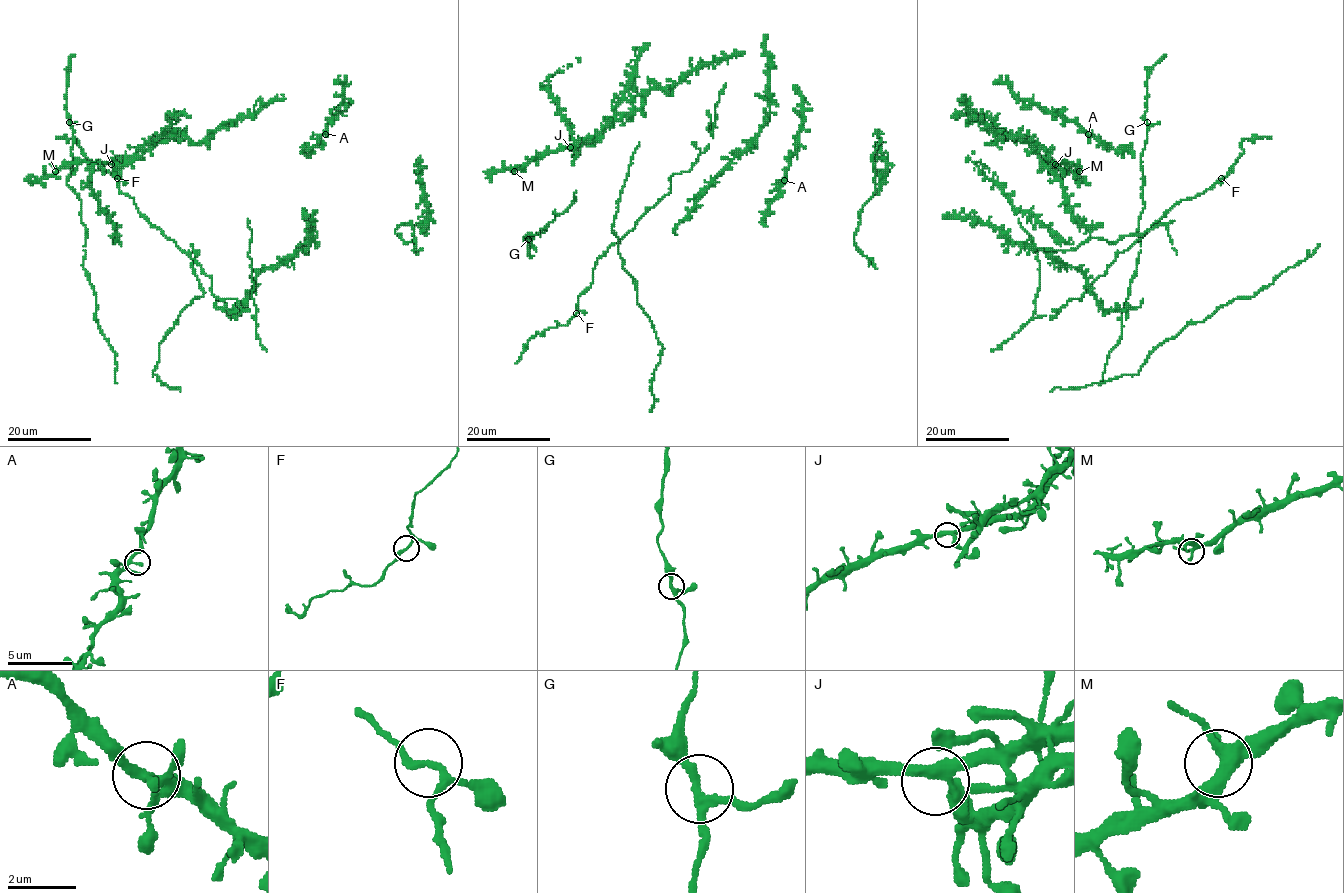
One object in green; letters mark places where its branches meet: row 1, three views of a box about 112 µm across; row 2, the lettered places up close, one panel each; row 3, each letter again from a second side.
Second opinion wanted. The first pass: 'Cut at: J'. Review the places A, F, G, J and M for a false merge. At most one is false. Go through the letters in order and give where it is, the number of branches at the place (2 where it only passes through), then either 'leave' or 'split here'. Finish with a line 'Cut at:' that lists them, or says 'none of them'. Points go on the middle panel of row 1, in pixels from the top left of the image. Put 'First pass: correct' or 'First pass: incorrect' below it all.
A: place (784, 180); branches 3; leave
F: place (576, 313); branches 3; leave
G: place (528, 239); branches 3; leave
J: place (570, 147); branches 3; leave
M: place (514, 171); branches 3; leave
Cut at: none of them
First pass: incorrect

